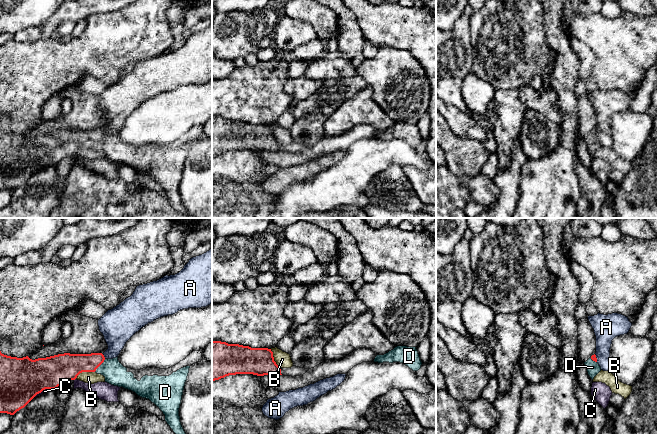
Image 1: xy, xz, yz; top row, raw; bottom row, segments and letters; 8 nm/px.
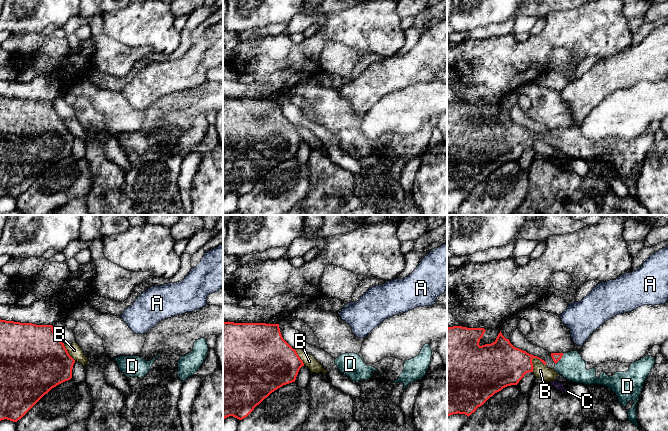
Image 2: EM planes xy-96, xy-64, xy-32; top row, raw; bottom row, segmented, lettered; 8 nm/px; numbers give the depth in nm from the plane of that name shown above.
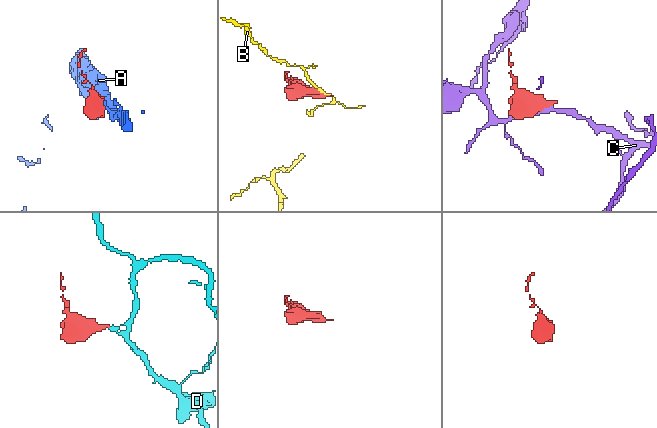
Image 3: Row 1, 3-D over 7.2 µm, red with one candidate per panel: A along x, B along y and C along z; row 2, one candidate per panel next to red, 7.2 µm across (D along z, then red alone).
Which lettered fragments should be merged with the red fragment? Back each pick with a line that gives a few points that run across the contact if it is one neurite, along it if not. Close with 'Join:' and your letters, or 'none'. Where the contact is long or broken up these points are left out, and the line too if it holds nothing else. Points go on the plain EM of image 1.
D: line xy (69, 142), (73, 140), (100, 140), (110, 144), (115, 149)
Join: D

